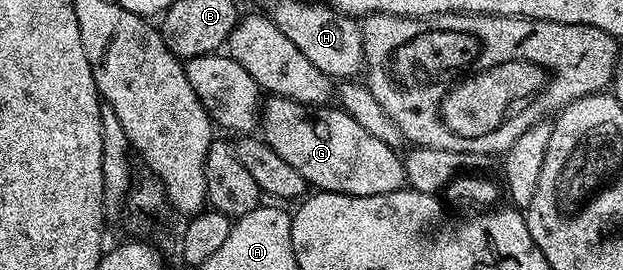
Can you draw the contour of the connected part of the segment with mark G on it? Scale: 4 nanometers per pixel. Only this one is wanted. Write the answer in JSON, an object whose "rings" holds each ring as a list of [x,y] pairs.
{"rings":[[[272,95],[264,101],[261,110],[261,136],[280,158],[301,172],[302,178],[314,189],[331,194],[381,195],[406,185],[402,157],[396,149],[378,140],[340,107],[322,104],[316,107],[314,116],[311,112],[306,104]]]}

